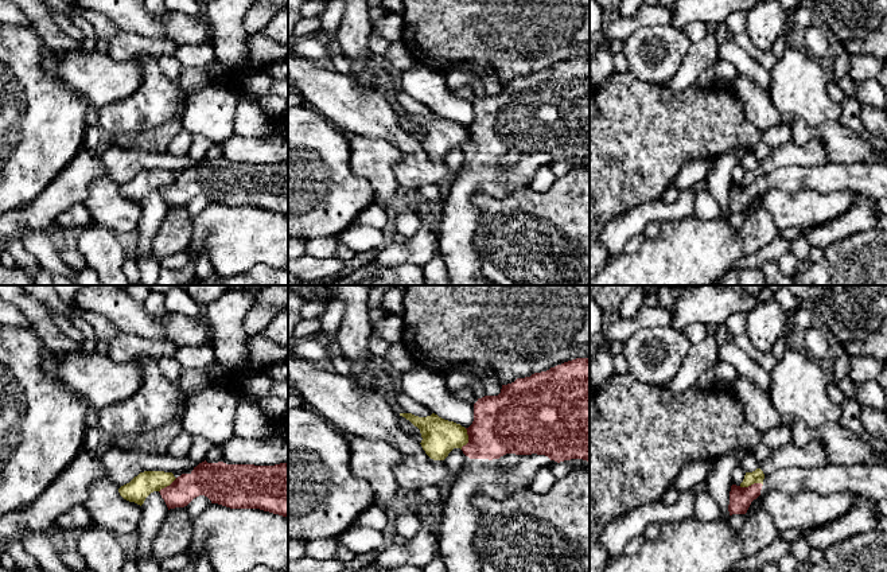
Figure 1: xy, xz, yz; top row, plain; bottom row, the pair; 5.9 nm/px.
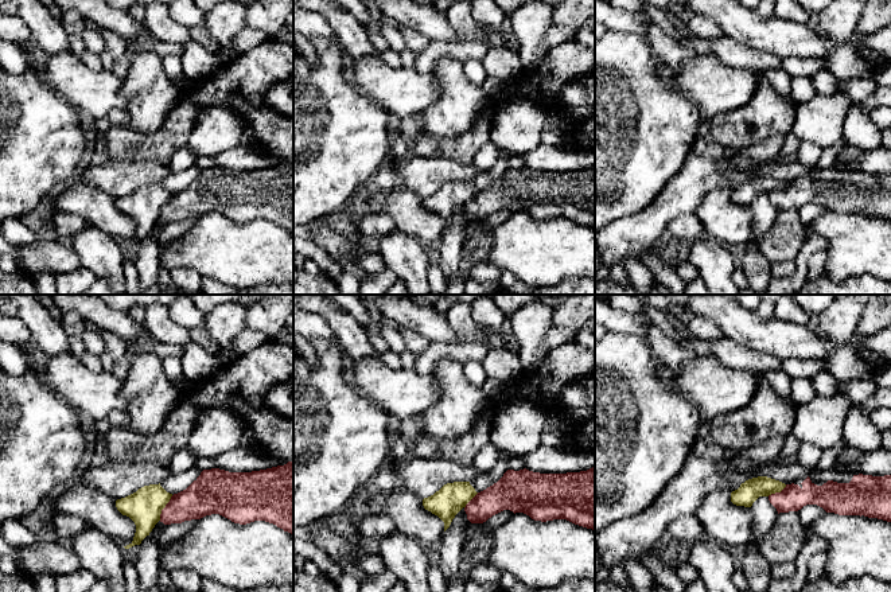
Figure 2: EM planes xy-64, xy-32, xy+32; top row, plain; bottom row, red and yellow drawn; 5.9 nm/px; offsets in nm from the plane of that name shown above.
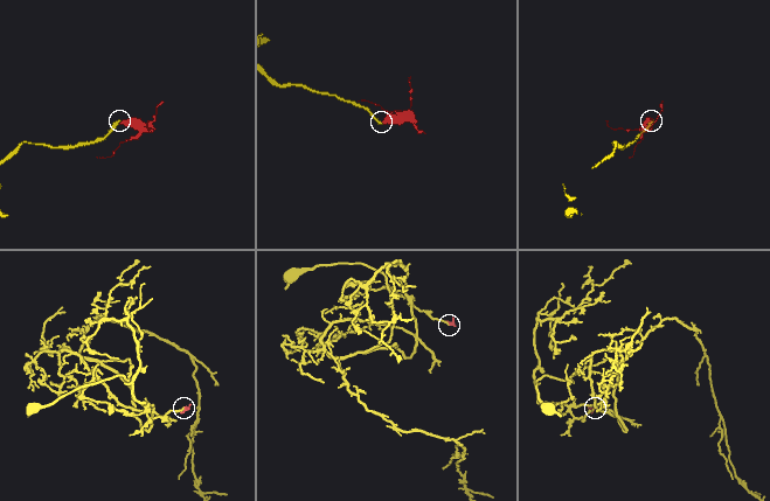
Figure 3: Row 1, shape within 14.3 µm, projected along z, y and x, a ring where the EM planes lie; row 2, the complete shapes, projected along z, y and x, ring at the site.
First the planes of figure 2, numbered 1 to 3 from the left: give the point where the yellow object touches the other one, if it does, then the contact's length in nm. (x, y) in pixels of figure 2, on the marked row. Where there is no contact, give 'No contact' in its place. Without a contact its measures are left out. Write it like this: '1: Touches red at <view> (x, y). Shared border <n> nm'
1: Touches red at xy-64 (164, 507). Shared border 170 nm
2: Touches red at xy-32 (470, 501). Shared border 130 nm
3: Touches red at xy+32 (777, 493). Shared border 140 nm

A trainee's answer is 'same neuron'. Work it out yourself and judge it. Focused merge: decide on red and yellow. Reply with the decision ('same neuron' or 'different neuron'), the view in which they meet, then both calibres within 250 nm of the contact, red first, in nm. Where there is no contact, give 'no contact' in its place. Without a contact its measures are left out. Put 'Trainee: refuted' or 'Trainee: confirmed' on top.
Trainee: refuted
different neuron | yz | 140/80 nm

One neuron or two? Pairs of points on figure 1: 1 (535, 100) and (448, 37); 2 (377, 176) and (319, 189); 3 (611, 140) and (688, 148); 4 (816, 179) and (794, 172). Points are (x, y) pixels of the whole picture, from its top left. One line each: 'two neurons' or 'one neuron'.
1: two neurons
2: two neurons
3: one neuron
4: one neuron

